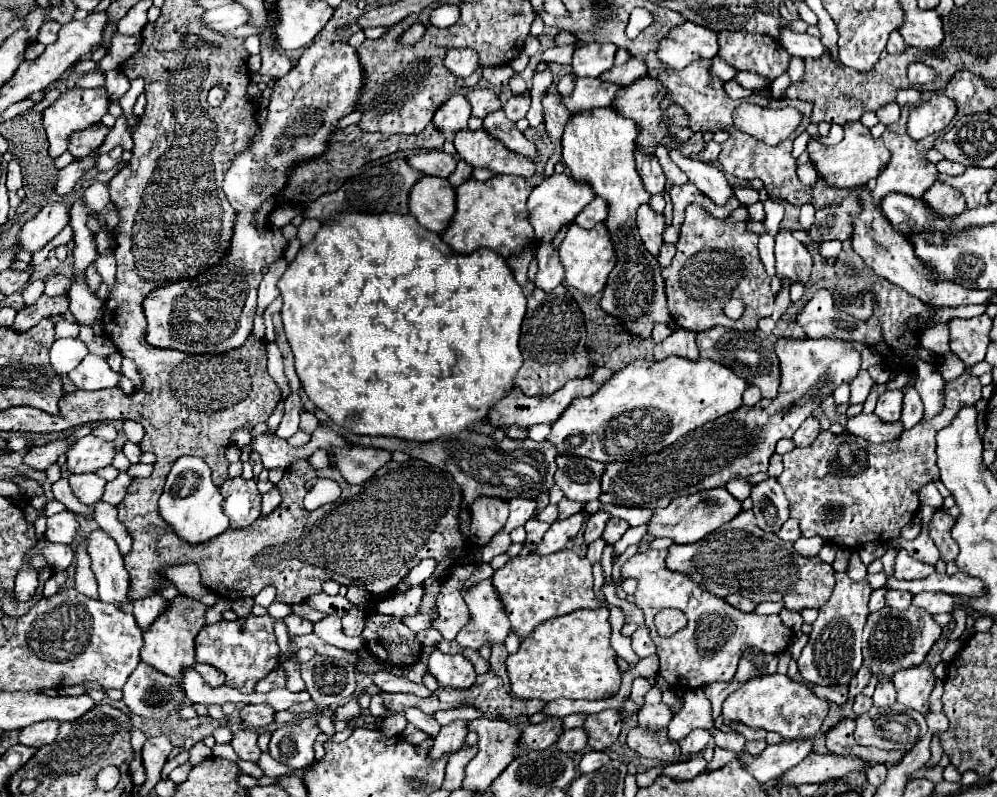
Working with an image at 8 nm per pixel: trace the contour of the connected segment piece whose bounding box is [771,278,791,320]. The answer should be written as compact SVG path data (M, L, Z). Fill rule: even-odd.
M781 279L782 289L780 293L775 298L775 306L774 306L774 313L772 314L772 319L779 320L781 316L786 312L787 308L789 307L790 301L790 280L789 279Z

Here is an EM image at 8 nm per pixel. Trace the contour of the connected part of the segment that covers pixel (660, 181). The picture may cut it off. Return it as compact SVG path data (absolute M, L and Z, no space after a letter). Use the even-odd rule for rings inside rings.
M636 151L636 171L642 177L644 189L650 195L664 195L666 177L664 177L662 167L656 157L648 157L642 151Z

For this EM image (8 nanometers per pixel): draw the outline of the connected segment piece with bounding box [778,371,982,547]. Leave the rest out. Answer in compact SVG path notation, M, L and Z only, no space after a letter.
M960 375L958 379L946 383L946 403L944 411L936 415L936 419L928 419L928 423L918 423L916 427L900 433L898 439L886 441L886 443L870 443L866 439L854 437L850 433L834 435L830 431L822 431L818 439L804 447L794 449L782 457L784 471L778 477L778 483L782 485L788 501L790 501L790 517L798 519L800 531L804 537L822 537L824 541L844 545L844 547L860 547L862 541L884 541L884 539L896 539L900 537L900 529L910 523L912 515L918 511L918 491L928 481L938 481L938 467L936 467L936 433L950 425L952 419L958 415L958 411L966 405L974 405L980 395L980 379L968 375Z

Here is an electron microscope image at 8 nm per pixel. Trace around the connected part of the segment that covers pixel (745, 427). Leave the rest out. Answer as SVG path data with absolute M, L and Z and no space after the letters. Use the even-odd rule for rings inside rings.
M840 339L778 341L776 355L780 359L780 391L776 399L760 399L754 407L742 405L712 423L704 423L704 427L690 431L646 461L608 463L602 475L602 483L608 483L608 493L604 493L600 501L618 507L658 509L668 507L676 497L724 487L730 479L766 473L778 439L792 437L802 421L810 417L838 385L850 383L860 369L860 353Z

